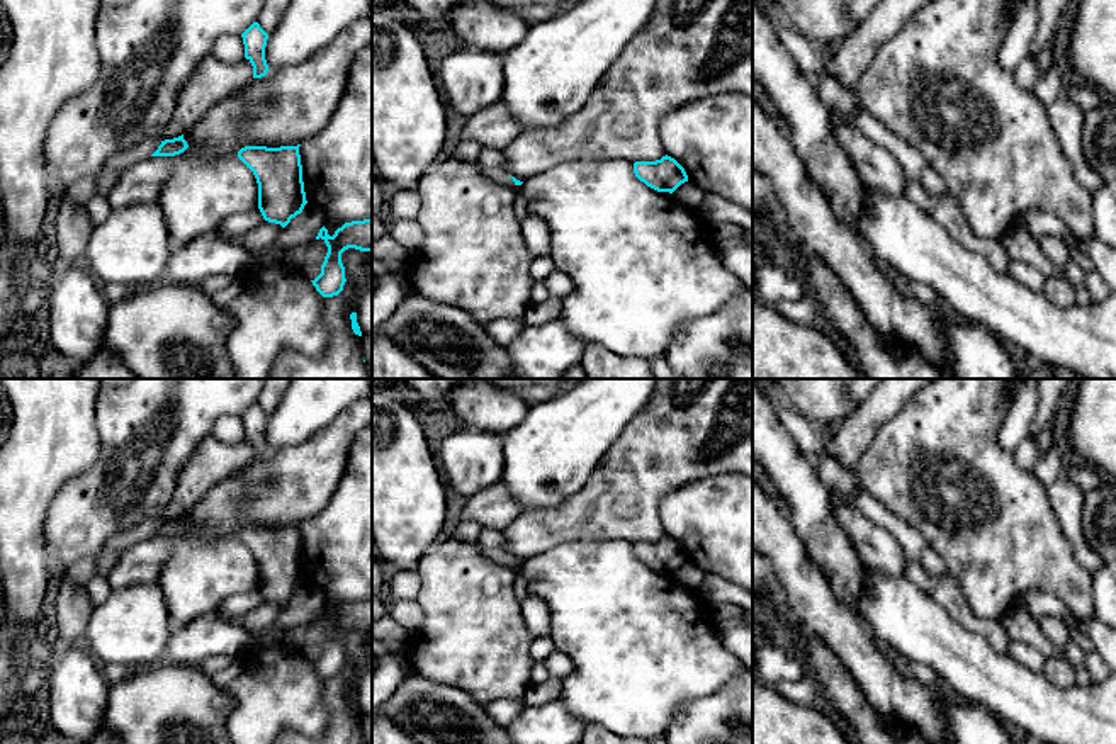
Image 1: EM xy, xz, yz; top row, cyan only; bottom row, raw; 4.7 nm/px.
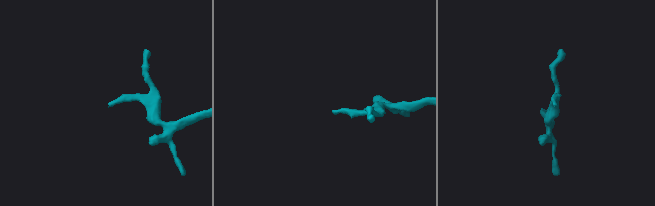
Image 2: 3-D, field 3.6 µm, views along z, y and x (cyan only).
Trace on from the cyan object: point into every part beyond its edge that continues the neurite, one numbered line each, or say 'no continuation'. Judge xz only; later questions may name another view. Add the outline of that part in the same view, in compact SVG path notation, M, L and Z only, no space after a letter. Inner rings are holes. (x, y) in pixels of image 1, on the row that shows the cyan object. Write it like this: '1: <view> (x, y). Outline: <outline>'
1: xz (495, 174). Outline: M491 166L482 168L482 175L489 178L491 182L501 183L501 185L513 185L513 178L503 166Z

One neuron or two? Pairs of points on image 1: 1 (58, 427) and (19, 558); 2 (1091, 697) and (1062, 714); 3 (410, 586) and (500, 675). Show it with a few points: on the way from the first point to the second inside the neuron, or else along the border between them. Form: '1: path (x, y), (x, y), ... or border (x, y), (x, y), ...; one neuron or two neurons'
1: path (36, 459), (19, 483), (19, 525); one neuron
2: path (1084, 704), (1074, 714), (1069, 714); one neuron
3: border (413, 569), (420, 578), (417, 598); two neurons

